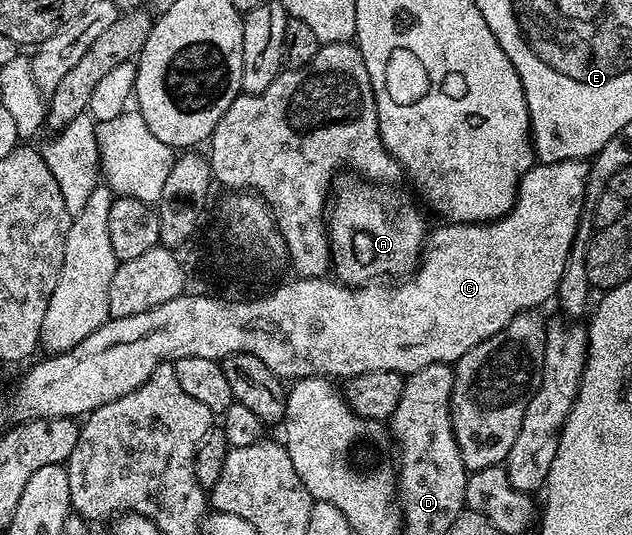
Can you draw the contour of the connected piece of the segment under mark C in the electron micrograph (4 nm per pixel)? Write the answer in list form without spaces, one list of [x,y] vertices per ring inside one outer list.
[[[588,161],[579,162],[541,162],[535,164],[521,177],[517,186],[517,199],[513,206],[501,218],[494,222],[462,222],[460,224],[441,224],[437,231],[430,233],[425,239],[423,253],[419,265],[413,273],[408,275],[400,284],[370,284],[367,286],[341,285],[341,380],[348,380],[356,374],[367,372],[383,372],[390,370],[402,376],[408,376],[419,368],[427,368],[427,364],[447,362],[455,364],[463,355],[475,348],[483,340],[495,336],[495,332],[502,330],[516,314],[536,311],[537,306],[544,304],[548,298],[552,299],[557,293],[557,285],[563,276],[563,268],[569,259],[569,253],[574,242],[577,241],[577,225],[583,221],[581,210],[586,209],[585,185],[589,179]]]

